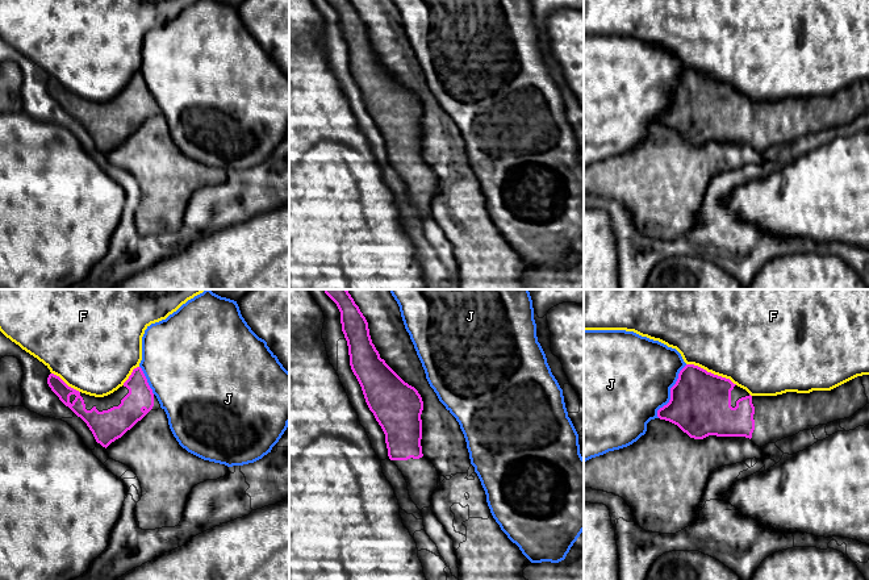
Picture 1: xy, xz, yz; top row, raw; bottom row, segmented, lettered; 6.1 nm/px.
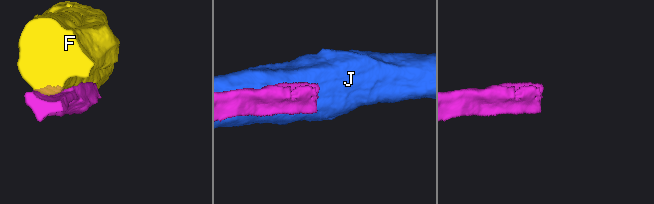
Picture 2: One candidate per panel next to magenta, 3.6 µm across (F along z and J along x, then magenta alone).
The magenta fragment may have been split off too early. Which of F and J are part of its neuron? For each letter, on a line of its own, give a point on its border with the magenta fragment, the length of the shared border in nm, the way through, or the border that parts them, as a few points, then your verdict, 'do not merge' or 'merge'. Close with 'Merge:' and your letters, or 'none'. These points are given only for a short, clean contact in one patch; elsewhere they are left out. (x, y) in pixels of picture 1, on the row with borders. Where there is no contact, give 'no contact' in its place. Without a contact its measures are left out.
F: yz (710, 372) | 340 nm | do not merge
J: yz (671, 392) | 380 nm | do not merge
Merge: none

